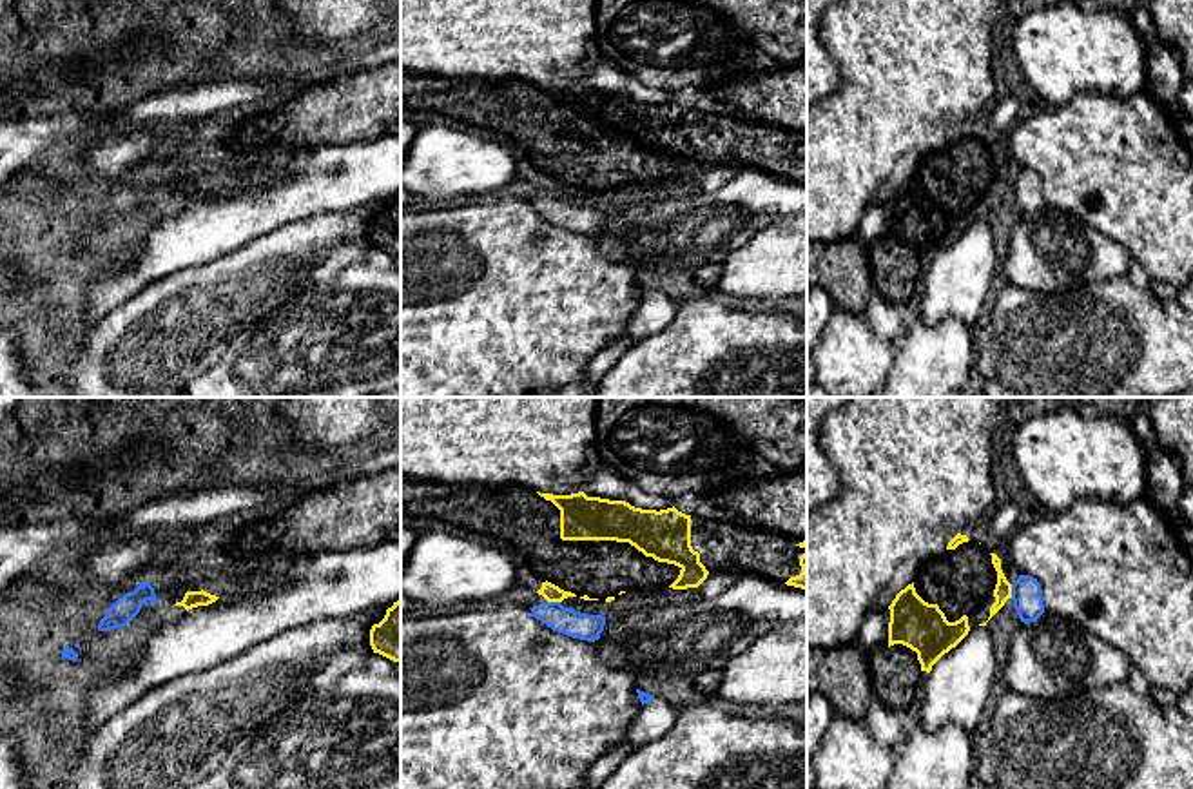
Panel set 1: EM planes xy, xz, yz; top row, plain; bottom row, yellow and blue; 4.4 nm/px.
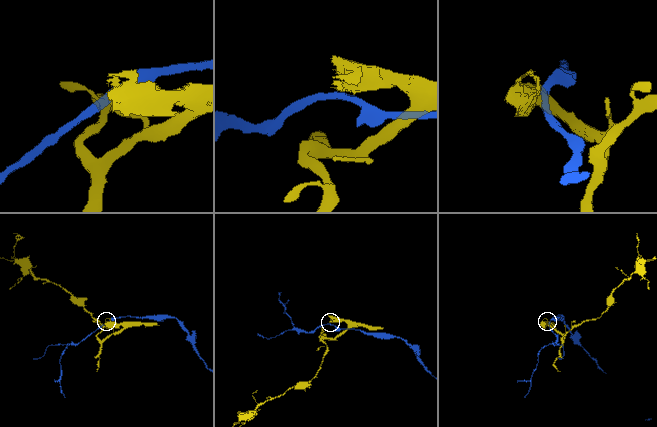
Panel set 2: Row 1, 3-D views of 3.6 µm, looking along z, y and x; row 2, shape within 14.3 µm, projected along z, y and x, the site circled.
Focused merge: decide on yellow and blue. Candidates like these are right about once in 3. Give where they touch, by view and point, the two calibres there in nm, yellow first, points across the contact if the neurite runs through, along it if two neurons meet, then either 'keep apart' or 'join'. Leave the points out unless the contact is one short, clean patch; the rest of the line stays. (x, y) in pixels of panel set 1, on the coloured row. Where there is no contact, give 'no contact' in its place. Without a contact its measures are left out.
contact xz (553, 601); calibres 80 and 120 nm; border xz (546, 599), (559, 603); keep apart

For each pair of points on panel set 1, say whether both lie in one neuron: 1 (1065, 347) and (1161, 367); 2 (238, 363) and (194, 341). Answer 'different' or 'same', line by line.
1: same
2: different

